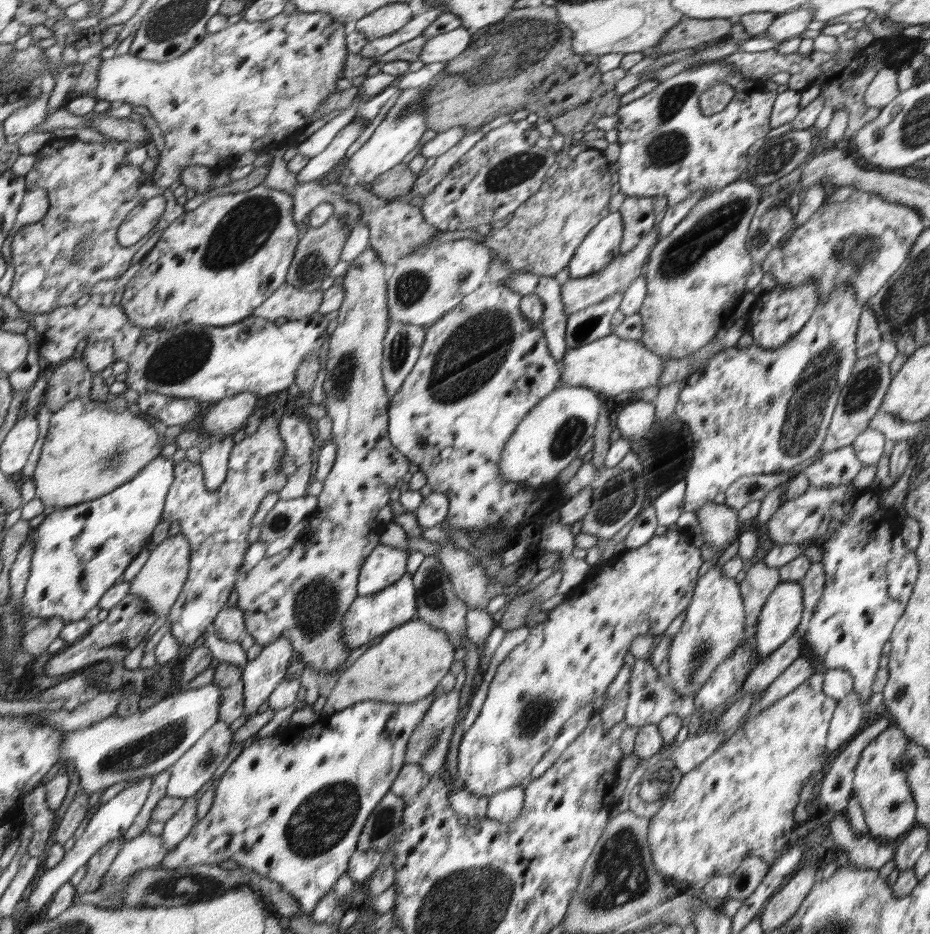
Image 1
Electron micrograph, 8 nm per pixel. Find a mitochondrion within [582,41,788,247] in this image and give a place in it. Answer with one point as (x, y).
(665, 149)

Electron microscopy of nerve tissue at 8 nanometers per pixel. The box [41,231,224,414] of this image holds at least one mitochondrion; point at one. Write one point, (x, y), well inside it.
(182, 355)

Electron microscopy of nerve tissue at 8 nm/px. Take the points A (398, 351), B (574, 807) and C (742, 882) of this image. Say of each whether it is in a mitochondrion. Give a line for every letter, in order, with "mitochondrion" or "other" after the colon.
A: mitochondrion
B: other
C: other

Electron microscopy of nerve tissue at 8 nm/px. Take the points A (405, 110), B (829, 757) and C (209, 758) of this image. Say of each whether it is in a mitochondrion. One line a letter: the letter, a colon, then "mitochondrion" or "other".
A: mitochondrion
B: other
C: mitochondrion

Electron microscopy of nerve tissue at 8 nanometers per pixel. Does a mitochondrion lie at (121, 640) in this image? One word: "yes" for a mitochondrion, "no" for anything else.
yes

